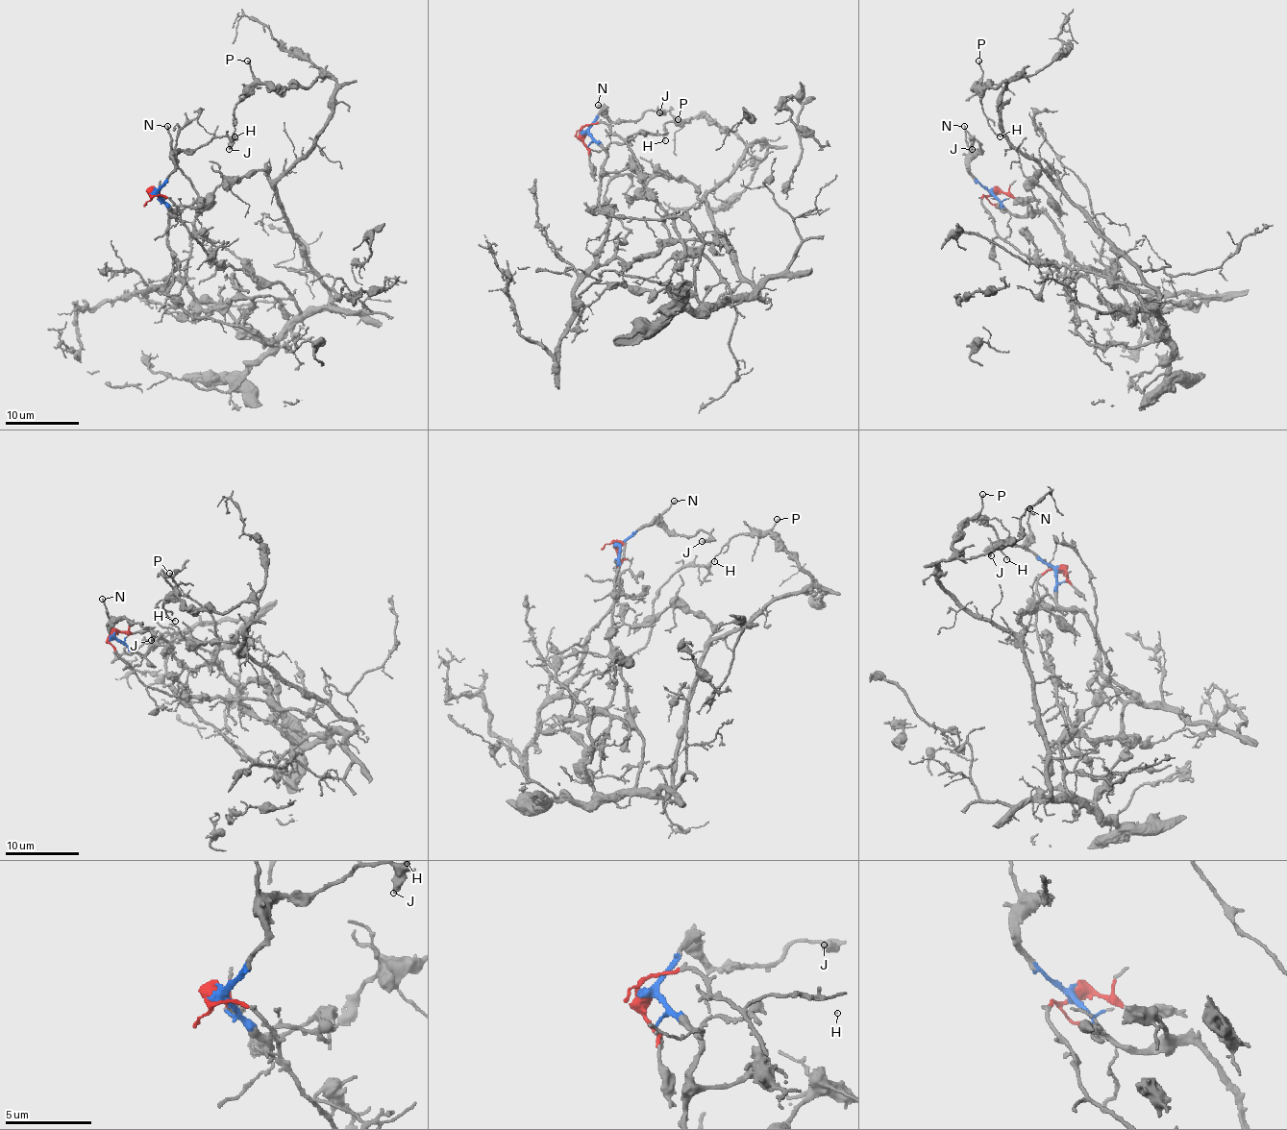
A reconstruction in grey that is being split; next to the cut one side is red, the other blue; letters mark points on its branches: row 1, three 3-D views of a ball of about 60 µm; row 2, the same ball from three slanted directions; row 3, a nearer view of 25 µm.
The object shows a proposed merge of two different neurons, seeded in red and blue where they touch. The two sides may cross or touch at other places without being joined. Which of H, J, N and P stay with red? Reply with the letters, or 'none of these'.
H, P

